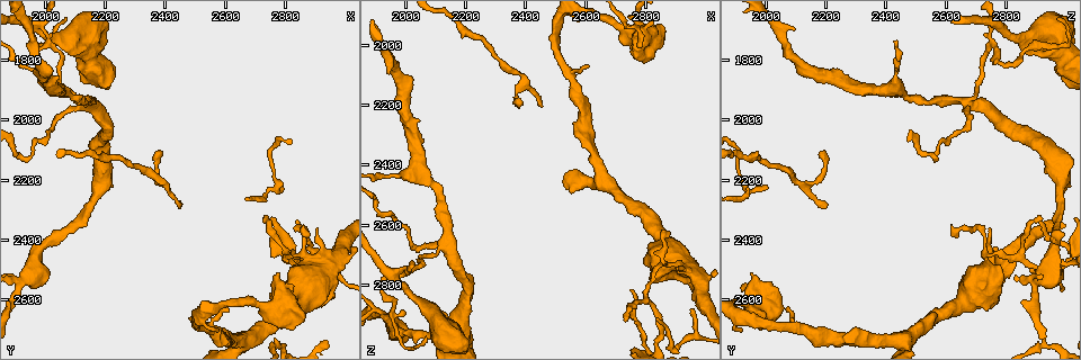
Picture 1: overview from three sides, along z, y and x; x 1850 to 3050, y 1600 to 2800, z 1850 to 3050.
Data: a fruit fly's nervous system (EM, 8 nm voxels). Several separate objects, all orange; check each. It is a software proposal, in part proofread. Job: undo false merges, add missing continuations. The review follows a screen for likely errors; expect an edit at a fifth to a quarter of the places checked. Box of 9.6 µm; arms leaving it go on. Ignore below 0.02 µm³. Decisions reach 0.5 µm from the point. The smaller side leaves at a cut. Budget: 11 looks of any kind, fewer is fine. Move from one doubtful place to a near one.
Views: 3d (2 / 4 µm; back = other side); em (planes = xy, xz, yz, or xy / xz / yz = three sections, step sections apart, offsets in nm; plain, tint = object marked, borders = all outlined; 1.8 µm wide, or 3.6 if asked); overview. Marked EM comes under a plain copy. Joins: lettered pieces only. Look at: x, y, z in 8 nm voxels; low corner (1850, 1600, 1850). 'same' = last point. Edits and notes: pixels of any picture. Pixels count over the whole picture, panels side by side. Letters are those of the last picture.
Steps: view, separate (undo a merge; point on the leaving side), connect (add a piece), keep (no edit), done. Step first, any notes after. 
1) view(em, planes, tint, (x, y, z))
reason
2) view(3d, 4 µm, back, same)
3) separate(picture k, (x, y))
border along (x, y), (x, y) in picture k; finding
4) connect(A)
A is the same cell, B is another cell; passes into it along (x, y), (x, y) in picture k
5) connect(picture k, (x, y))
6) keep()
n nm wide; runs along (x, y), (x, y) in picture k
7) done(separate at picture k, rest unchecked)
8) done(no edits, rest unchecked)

view(3d, 2 µm, (1970, 1690, 2760))
branch point

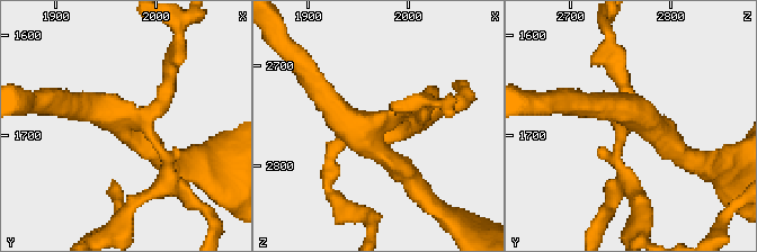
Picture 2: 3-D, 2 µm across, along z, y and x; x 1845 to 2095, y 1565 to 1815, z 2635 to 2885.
view(em, xy, step 8, borders, (1968, 1686, 2774))
4 arms

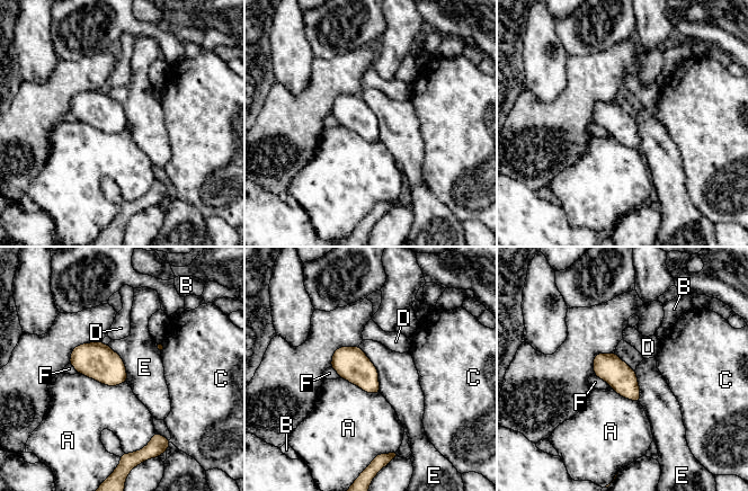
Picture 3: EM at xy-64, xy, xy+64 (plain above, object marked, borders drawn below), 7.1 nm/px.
view(em, planes, borders, same)
another direction

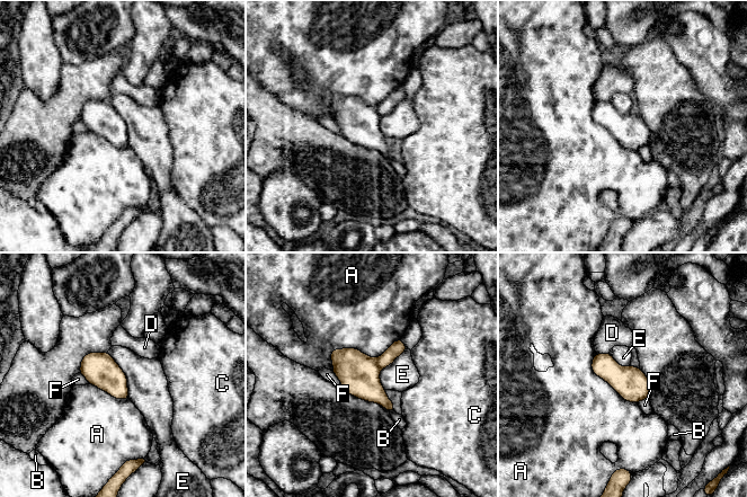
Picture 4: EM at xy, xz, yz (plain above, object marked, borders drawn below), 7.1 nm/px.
separate(picture 4, (359, 374))
A, B, C, D, E and F are other cells; border along (375, 360), (381, 369) in picture 4; two neurons meet here

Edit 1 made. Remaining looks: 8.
view(overview)
redraw

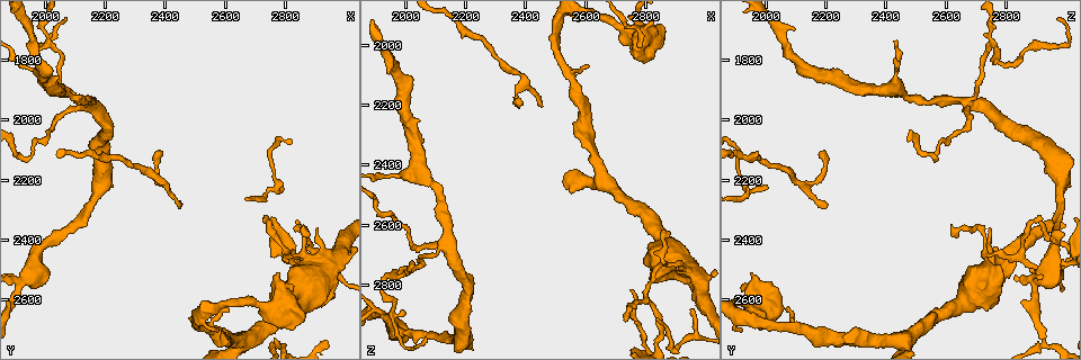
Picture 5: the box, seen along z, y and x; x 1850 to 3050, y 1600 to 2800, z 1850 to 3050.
view(3d, 2 µm, back, (2150, 1940, 2680))
abrupt turn

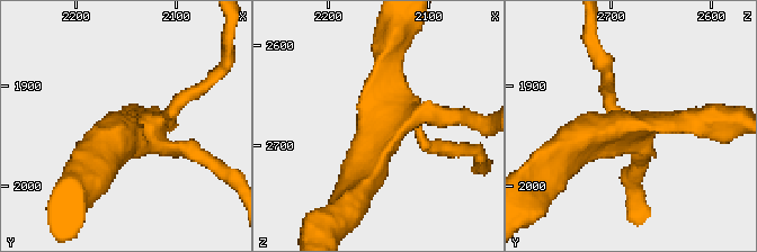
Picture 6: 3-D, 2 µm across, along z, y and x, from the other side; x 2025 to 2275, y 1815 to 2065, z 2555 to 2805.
view(em, xz, step 16, tint, (2142, 1940, 2678))
4 arms; shape alone is not enough

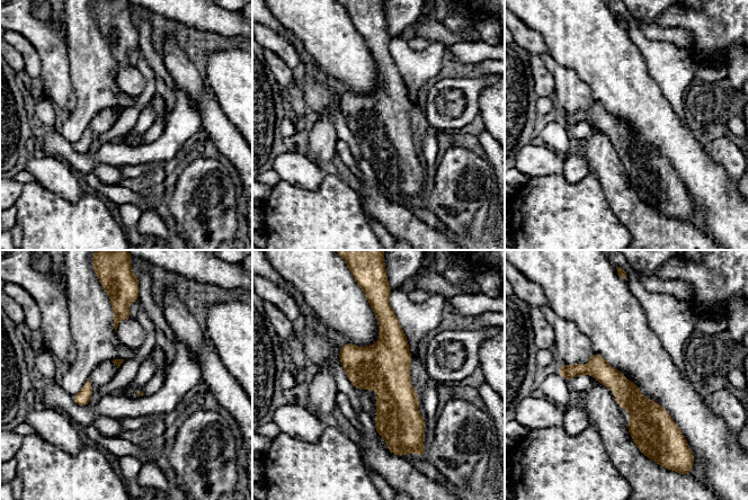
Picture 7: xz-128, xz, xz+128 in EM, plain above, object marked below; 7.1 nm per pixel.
view(em, planes, borders, same)
another direction

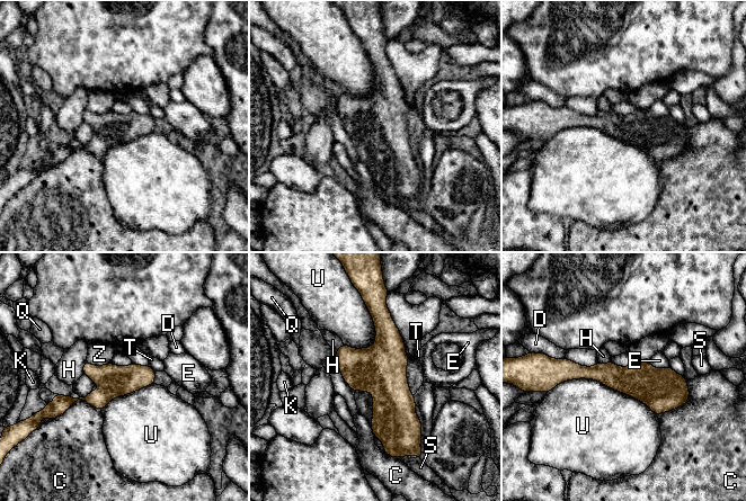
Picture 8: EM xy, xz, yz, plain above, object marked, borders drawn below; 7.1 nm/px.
keep()
U touches over 800 nm; C, D, E, H, K, Q, S, T, U and Z are other cells; runs along (381, 311), (388, 334), (388, 445) in picture 8; one neuron here

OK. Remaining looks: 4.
view(3d, 4 µm, (2400, 2220, 2120))
abrupt turn

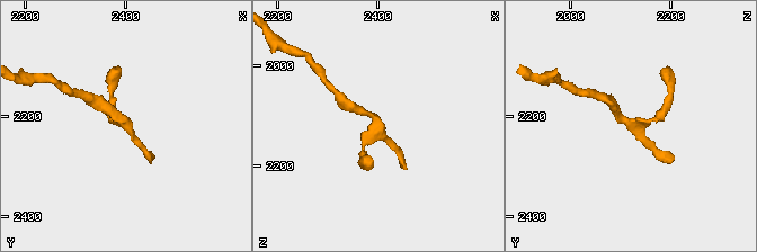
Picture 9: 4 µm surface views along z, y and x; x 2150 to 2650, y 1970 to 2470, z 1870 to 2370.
view(em, planes, tint, (2400, 2215, 2120))

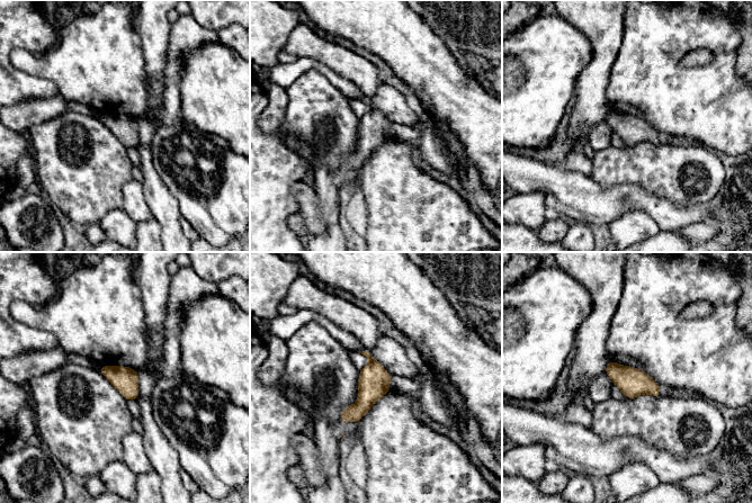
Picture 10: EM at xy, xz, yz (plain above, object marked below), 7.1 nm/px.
view(em, planes, borders, same)

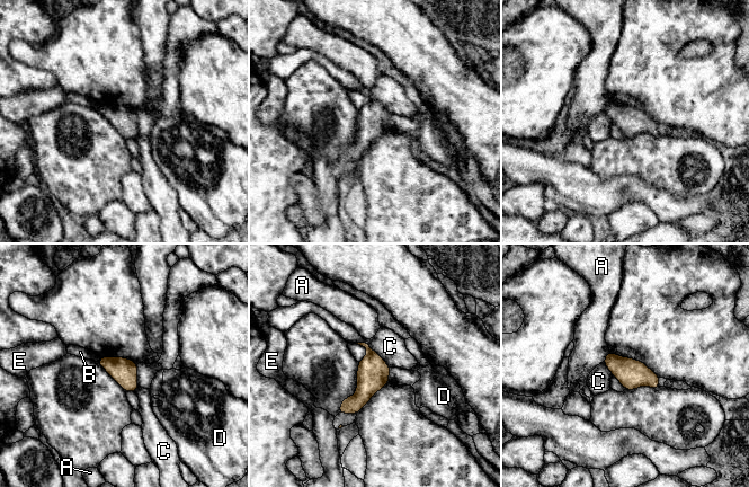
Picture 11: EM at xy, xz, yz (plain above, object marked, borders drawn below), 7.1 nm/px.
keep()
180 nm wide; A, B, C, D and E are other cells; border along (356, 342), (365, 342), (390, 366) in picture 11; all the same neuron

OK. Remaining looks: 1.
view(em, planes, borders, (2880, 2510, 2730))
abrupt turn

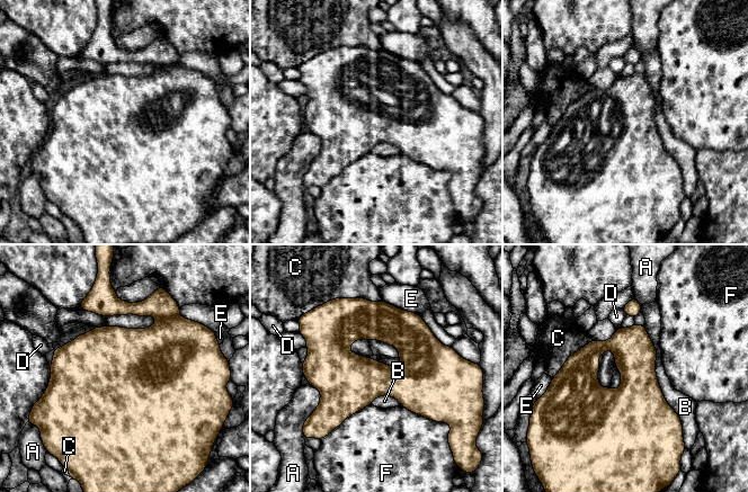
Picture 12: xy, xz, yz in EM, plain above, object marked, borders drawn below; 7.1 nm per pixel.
separate(picture 12, (160, 304))
A, B, C, D, E and F are other cells; border along (174, 315), (157, 318) in picture 12; a second neuron is stuck on

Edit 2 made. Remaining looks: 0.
done(separate at picture 4, separate at picture 12, rest unchecked)

